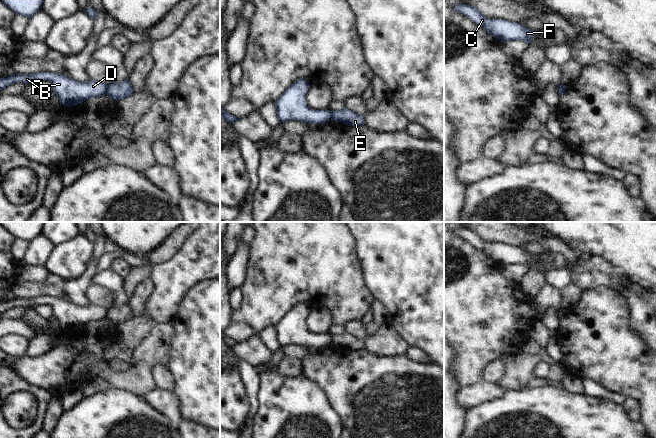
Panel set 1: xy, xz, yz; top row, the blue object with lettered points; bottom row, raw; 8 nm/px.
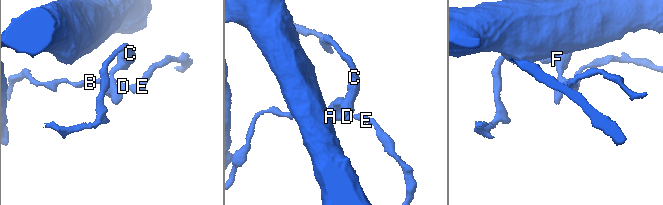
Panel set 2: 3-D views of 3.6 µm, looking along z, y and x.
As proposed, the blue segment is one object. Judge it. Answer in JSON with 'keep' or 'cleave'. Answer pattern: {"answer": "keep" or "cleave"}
{"answer": "cleave"}

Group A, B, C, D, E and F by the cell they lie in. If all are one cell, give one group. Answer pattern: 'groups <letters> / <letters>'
groups A B C D F / E

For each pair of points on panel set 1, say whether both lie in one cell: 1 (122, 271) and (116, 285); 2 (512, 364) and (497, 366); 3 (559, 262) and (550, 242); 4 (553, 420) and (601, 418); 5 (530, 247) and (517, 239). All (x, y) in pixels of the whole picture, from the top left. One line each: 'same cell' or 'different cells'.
1: different cells
2: different cells
3: different cells
4: same cell
5: different cells

